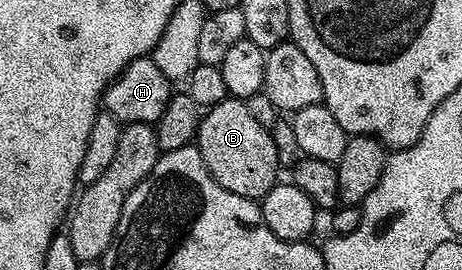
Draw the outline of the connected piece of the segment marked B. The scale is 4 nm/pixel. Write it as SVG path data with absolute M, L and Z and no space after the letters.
M229 97L207 108L201 114L194 145L200 150L210 177L214 177L222 189L238 193L238 197L259 201L278 182L276 174L281 174L282 168L271 130L254 121L254 116L246 110L242 99Z

